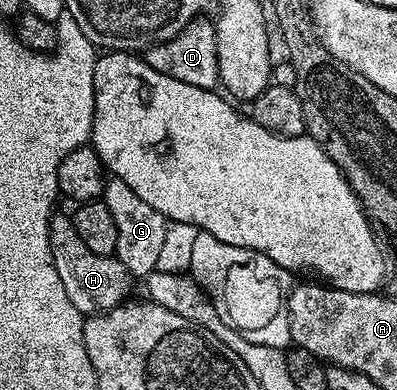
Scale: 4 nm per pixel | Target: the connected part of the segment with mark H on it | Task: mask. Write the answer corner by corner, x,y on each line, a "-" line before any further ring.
58,211
50,218
50,246
52,247
52,263
56,263
60,283
64,283
64,292
68,294
68,299
72,299
72,307
76,307
76,311
80,311
84,315
107,313
110,309
115,309
117,305
123,304
131,296
132,278
128,267
124,267
124,263
120,263
115,256
95,255
85,245
84,239
80,239
80,234
76,232
73,216
66,214
65,217
62,211

